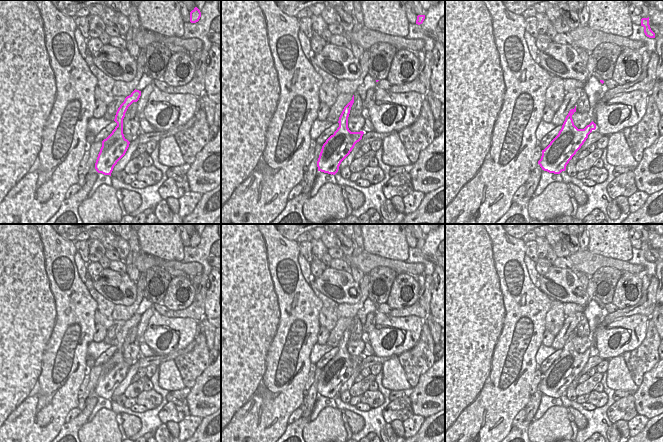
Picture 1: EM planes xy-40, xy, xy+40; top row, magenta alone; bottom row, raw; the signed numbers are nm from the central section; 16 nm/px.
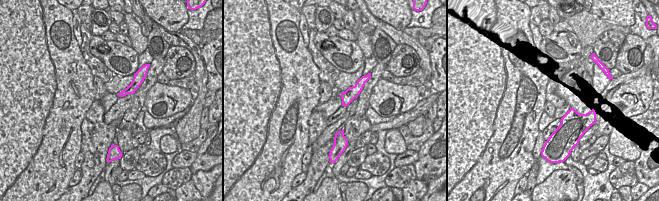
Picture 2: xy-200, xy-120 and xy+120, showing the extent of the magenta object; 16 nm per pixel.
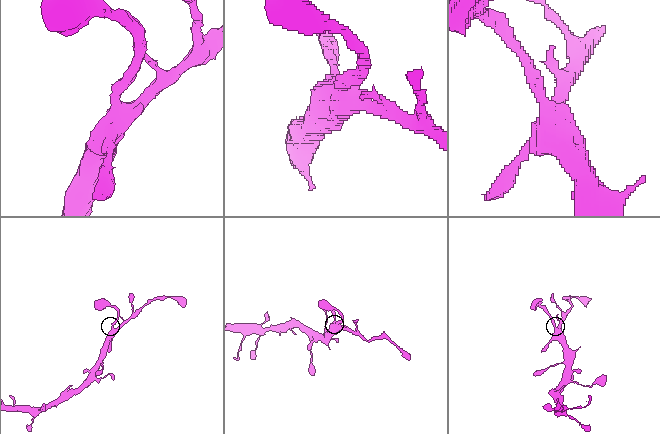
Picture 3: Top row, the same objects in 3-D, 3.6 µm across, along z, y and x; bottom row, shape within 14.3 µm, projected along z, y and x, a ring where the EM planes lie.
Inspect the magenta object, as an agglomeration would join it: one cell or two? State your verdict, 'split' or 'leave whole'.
leave whole

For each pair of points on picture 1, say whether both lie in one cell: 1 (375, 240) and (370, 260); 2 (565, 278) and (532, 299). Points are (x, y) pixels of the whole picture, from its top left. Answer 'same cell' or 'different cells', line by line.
1: different cells
2: different cells

